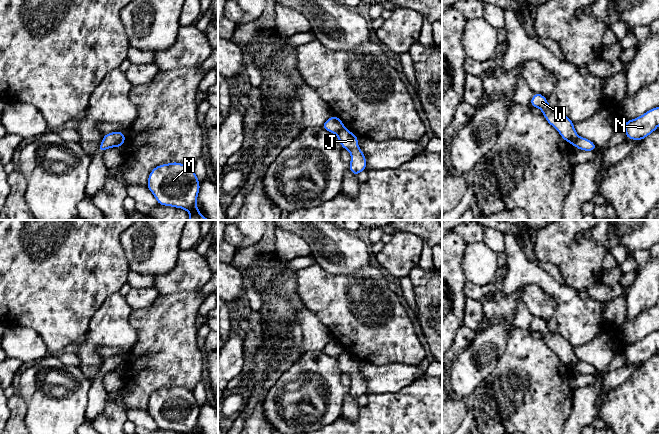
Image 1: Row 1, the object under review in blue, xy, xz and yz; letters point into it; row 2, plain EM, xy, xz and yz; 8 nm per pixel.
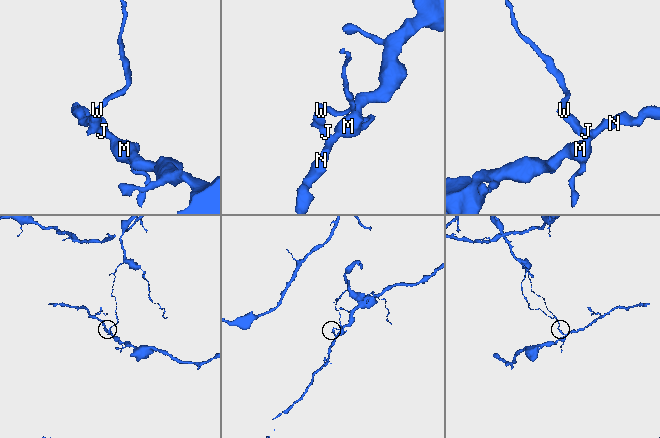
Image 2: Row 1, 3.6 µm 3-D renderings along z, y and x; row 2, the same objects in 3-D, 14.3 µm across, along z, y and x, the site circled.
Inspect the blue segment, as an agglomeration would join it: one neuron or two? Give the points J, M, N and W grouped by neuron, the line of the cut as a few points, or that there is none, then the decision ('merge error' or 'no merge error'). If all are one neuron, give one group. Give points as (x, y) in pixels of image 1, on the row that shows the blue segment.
J M N / W; cut in xz along (344, 127), (337, 134); merge error

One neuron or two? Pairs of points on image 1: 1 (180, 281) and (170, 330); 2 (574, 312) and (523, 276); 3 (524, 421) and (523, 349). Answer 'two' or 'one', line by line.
1: two
2: one
3: one

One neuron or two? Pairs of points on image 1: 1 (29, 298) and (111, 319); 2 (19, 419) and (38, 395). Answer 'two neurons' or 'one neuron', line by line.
1: two neurons
2: two neurons

